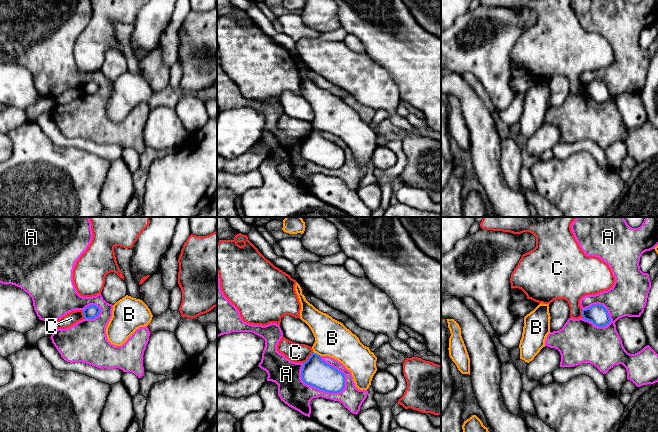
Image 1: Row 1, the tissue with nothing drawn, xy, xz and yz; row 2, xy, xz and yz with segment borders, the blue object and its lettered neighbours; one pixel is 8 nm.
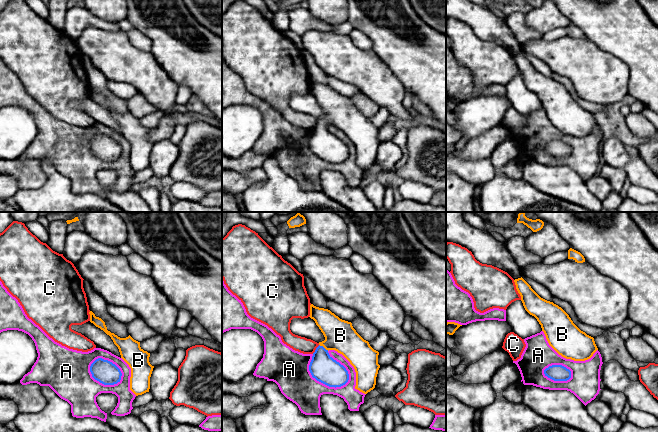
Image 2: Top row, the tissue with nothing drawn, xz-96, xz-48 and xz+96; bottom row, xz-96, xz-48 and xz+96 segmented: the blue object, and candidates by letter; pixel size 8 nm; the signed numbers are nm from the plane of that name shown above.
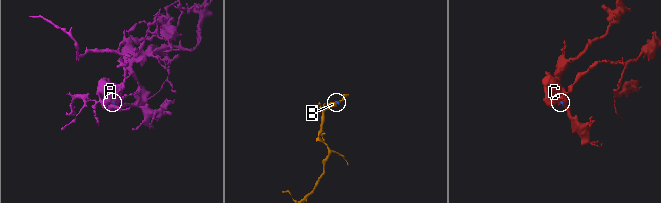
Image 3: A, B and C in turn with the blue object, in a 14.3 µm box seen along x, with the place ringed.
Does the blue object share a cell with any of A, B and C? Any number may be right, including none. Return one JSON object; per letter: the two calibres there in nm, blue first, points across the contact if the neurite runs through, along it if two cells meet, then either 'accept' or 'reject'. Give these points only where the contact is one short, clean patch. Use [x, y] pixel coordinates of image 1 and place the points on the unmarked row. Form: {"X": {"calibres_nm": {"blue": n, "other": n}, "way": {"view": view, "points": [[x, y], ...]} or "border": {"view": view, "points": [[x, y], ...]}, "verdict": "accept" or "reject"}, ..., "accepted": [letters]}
{"A": {"calibres_nm": {"blue": 220, "other": 220}, "verdict": "reject"}, "B": {"calibres_nm": {"blue": 220, "other": 280}, "way": {"view": "xz", "points": [[315, 148], [317, 130], [332, 114]]}, "verdict": "accept"}, "C": {"calibres_nm": {"blue": 220, "other": 160}, "verdict": "reject"}, "accepted": ["B"]}

